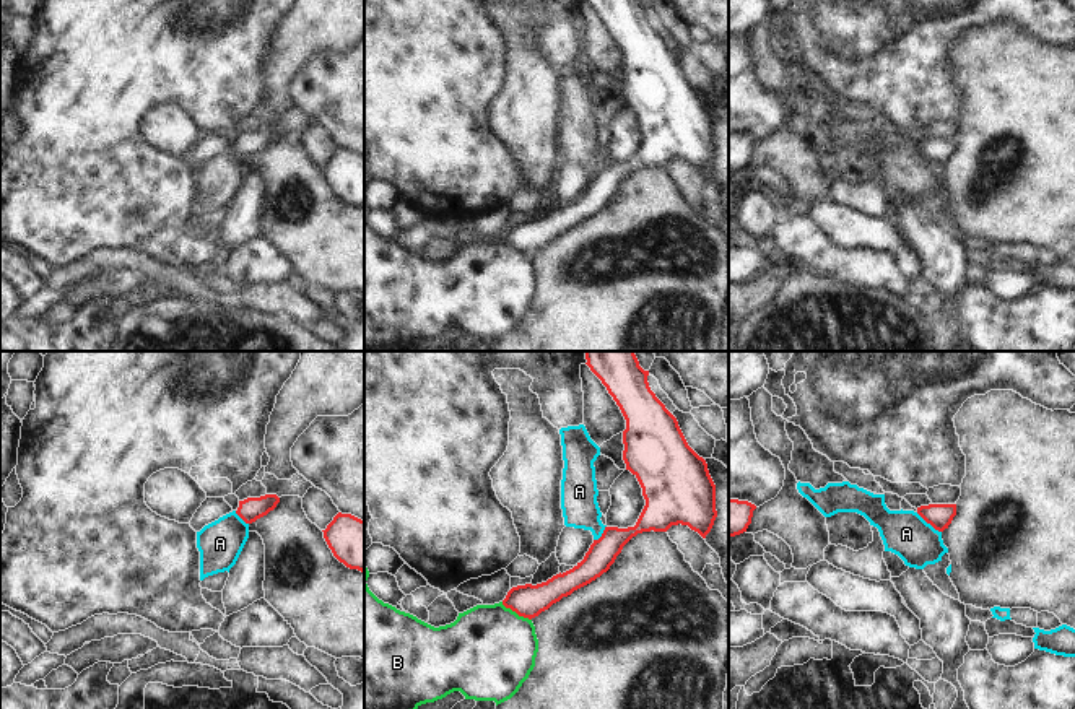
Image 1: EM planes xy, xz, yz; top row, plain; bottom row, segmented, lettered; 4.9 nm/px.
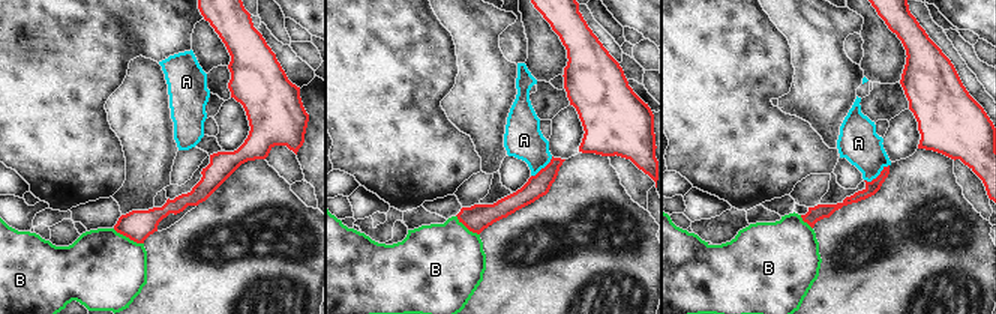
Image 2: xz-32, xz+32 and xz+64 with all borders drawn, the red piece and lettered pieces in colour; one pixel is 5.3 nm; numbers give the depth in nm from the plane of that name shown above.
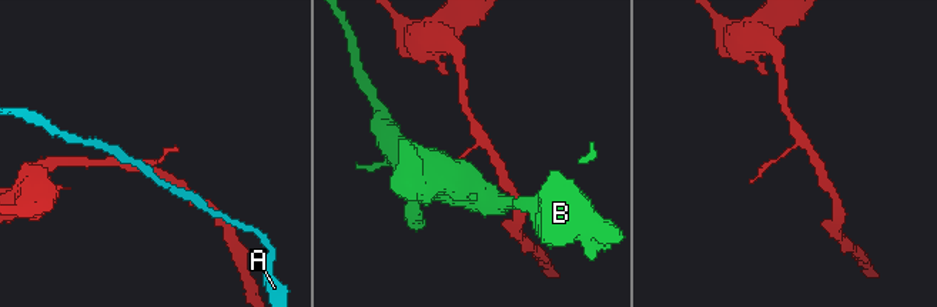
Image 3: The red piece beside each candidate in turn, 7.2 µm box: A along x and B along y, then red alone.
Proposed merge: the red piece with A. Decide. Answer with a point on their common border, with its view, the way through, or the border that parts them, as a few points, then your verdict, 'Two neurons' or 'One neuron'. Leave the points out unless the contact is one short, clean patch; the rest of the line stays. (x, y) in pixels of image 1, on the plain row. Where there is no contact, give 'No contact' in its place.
Touches red at yz (929, 158). Boundary: yz (916, 148), (940, 168). Two neurons

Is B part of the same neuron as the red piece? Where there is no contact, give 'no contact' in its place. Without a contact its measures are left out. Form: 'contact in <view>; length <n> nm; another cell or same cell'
contact in xz; length 180 nm; another cell

